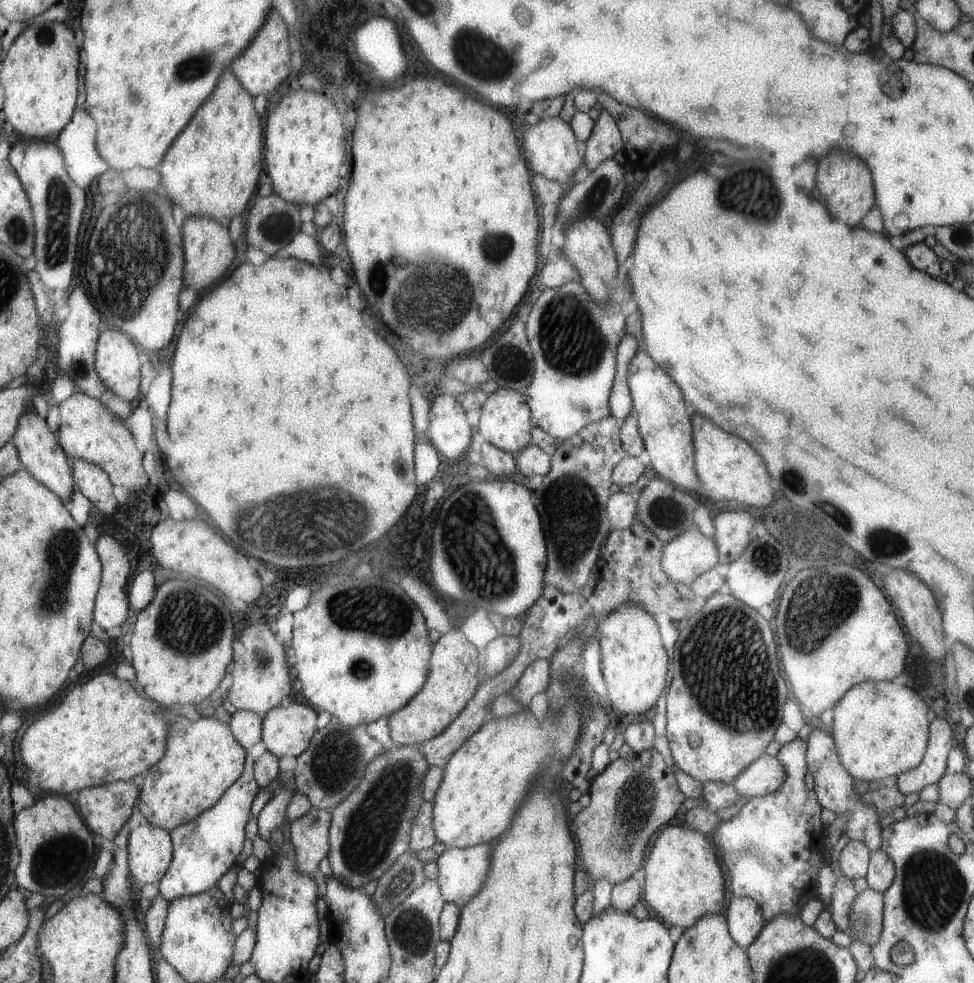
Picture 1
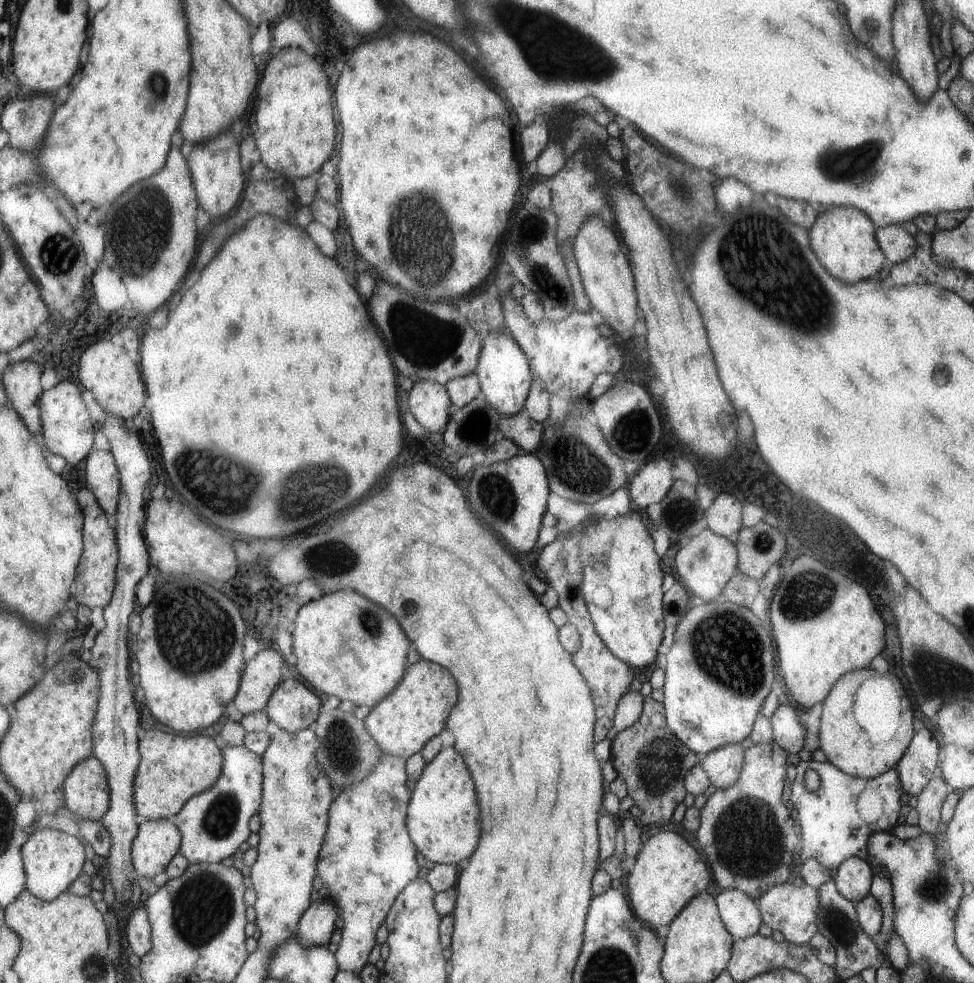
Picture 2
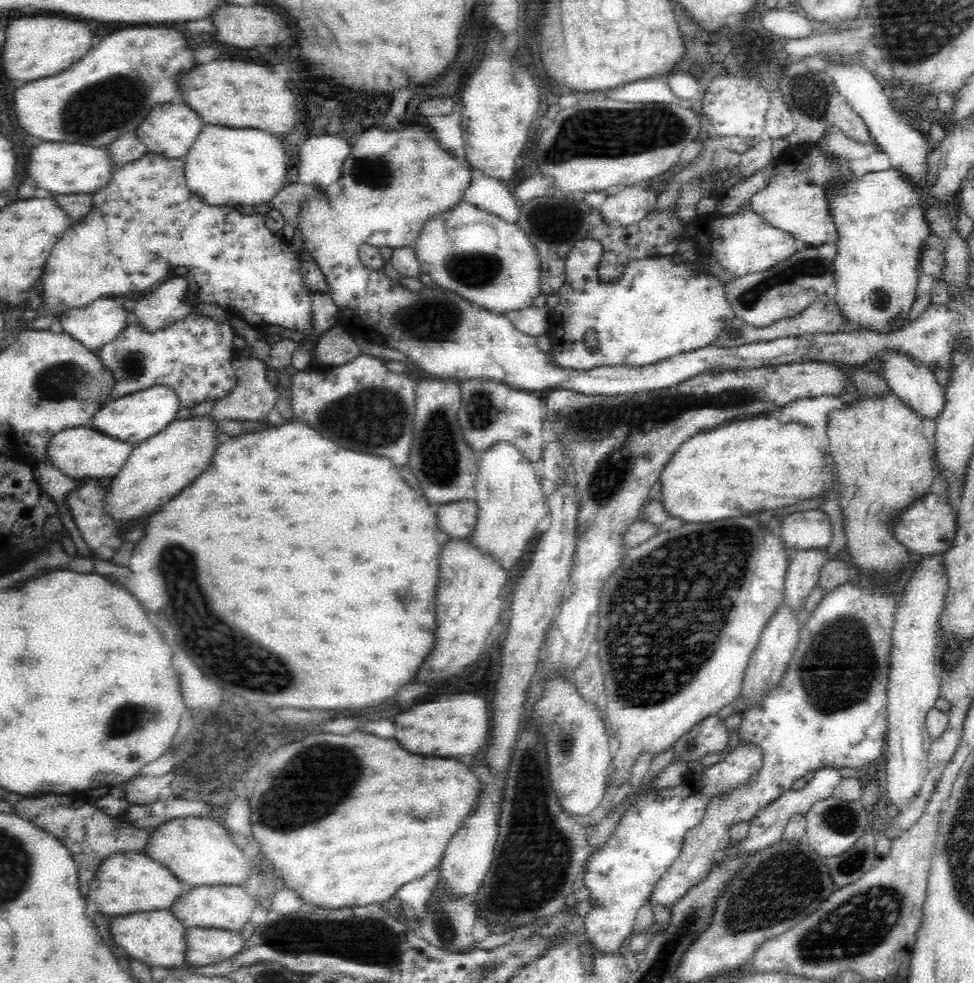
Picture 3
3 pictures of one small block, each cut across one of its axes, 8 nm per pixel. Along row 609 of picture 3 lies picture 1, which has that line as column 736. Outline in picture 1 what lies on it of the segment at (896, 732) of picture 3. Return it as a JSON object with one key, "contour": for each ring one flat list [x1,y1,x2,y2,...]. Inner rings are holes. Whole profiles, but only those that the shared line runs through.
{"contour":[[733,898,727,906,727,926,731,940,747,950,765,926,759,906,749,898]]}

